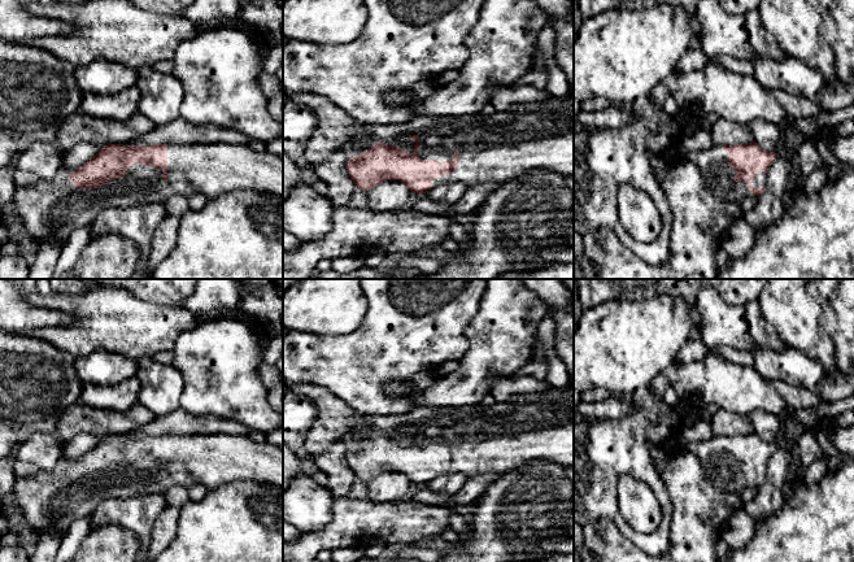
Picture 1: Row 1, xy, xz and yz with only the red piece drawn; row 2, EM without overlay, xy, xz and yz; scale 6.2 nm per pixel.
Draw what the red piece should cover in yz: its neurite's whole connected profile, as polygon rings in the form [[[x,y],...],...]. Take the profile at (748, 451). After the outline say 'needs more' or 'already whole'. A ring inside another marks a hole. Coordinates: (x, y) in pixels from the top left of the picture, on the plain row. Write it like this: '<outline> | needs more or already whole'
[[[755,432],[749,435],[735,435],[713,437],[701,443],[685,443],[684,448],[693,452],[701,461],[702,470],[707,480],[718,489],[740,493],[748,487],[759,487],[766,480],[767,463],[774,450],[775,443],[762,440]]] | needs more

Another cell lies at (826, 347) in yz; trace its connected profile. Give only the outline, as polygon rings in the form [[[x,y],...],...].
[[[766,279],[758,302],[766,322],[775,330],[777,337],[787,345],[819,361],[824,374],[833,374],[836,350],[827,330],[820,323],[831,293],[842,279]]]

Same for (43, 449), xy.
[[[40,428],[14,449],[16,461],[35,465],[39,470],[53,470],[62,465],[62,445],[51,428]]]

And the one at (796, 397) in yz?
[[[780,380],[770,382],[770,385],[777,392],[785,405],[794,411],[818,408],[823,402],[818,389],[806,389]]]

